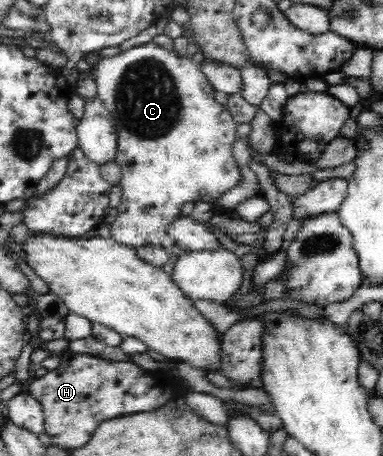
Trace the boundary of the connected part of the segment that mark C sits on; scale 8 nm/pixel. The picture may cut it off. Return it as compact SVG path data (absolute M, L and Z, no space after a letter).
M153 41L144 45L133 46L131 49L122 51L120 54L112 57L101 56L96 65L95 83L97 84L96 97L101 100L105 109L111 112L111 116L115 120L115 129L118 135L116 162L122 172L122 178L119 183L121 187L120 203L116 207L118 210L115 221L111 224L111 238L121 245L133 248L134 250L141 246L161 247L171 254L171 247L175 245L171 237L168 235L168 225L171 225L175 218L181 216L181 208L185 203L205 201L211 204L211 207L217 207L217 199L226 191L233 189L239 185L242 178L239 166L233 158L231 152L231 144L237 139L236 129L238 123L233 119L229 110L224 105L215 102L215 90L211 87L209 80L199 70L199 65L193 59L186 56L178 56L175 52L167 51L164 47L155 44Z

